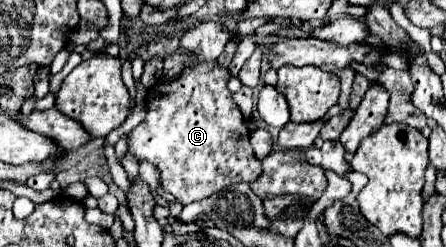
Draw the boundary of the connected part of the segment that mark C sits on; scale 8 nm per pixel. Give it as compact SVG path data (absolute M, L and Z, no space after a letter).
M188 55L186 67L176 79L160 81L148 91L146 97L146 119L128 133L128 153L138 161L148 161L160 171L160 187L172 193L182 205L202 201L222 189L246 181L252 183L258 179L262 165L256 159L250 145L250 129L244 123L240 109L236 107L230 91L228 79L232 77L228 67L222 67L218 61L196 63L196 55Z

